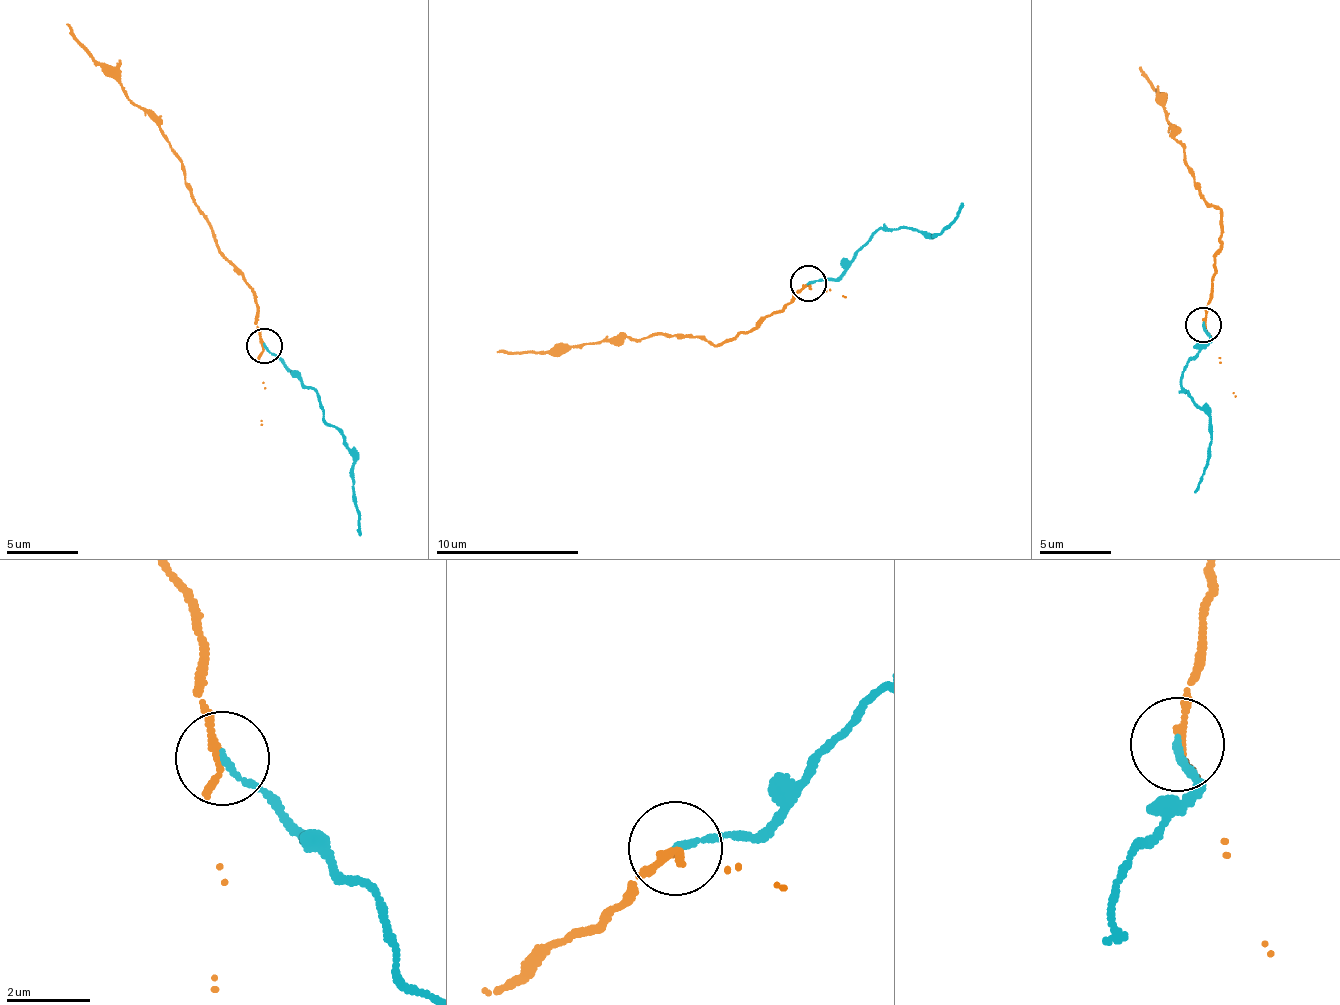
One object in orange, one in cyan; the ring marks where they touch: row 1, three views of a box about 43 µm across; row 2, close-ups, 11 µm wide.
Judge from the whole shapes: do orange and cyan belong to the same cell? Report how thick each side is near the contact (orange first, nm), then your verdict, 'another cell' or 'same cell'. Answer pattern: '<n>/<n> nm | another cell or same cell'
240/150 nm | another cell

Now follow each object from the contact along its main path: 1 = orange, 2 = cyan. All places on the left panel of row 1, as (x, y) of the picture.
1: (264, 345), (255, 325), (257, 295), (214, 242), (214, 232), (195, 203), (176, 150), (101, 68), (67, 24)
2: (264, 345), (323, 405), (323, 419), (340, 435), (351, 460), (351, 502), (361, 536)

